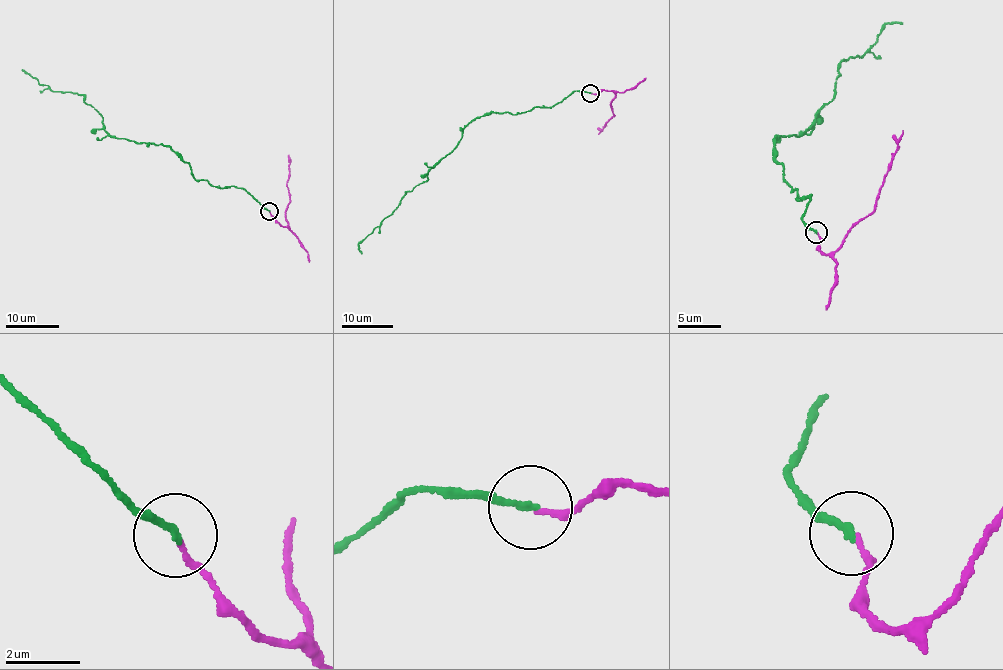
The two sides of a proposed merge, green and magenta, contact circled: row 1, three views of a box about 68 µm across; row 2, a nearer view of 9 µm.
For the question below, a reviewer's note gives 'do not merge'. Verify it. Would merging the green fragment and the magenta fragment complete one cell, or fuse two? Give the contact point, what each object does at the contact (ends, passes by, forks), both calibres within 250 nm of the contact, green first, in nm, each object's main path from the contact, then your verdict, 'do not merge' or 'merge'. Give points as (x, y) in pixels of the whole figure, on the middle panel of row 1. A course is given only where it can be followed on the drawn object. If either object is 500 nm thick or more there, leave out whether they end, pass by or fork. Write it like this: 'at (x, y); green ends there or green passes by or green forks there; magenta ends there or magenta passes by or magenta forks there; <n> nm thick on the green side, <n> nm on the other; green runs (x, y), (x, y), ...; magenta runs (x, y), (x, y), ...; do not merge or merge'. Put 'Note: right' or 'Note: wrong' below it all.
at (590, 93); green ends there; magenta ends there; 190 nm thick on the green side, 140 nm on the other; green runs (591, 93), (576, 90), (550, 107), (474, 118), (428, 180), (405, 193), (359, 245), (362, 254); magenta runs (591, 94), (607, 90), (615, 95), (610, 103), (614, 116), (604, 122), (598, 133); merge
Note: wrong

